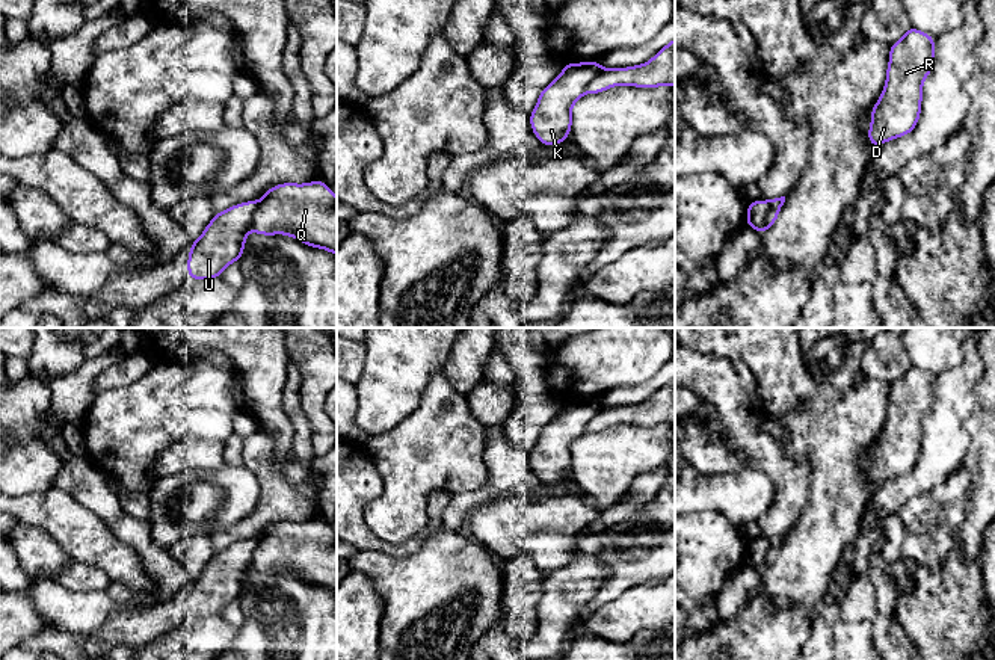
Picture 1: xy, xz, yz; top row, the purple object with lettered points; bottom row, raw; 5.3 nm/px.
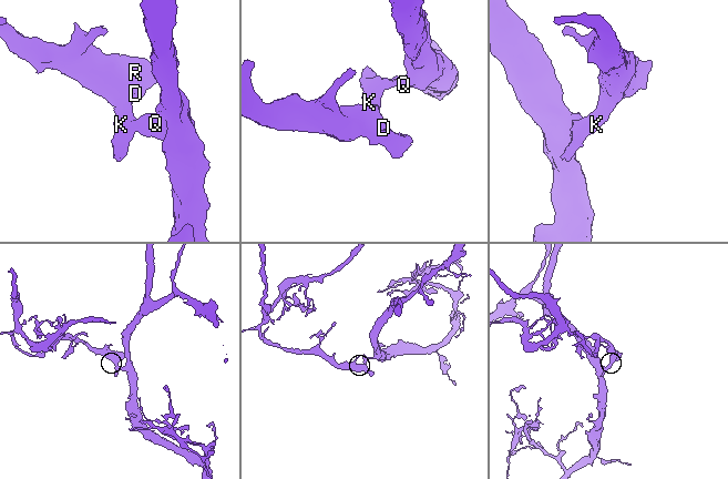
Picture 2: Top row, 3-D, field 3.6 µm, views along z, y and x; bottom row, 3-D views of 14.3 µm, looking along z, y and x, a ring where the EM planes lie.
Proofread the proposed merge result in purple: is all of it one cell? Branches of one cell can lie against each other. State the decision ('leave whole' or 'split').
split

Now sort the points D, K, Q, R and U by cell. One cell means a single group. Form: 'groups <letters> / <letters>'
groups D K R U / Q

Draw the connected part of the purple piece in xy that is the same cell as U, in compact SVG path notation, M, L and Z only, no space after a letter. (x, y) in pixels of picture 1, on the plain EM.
M249 539L216 551L201 575L190 583L187 598L187 610L190 618L220 616L226 604L242 597L255 547L257 539Z

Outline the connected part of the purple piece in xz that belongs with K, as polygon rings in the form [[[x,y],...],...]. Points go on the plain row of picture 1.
[[[598,399],[583,402],[565,402],[560,414],[542,427],[541,435],[530,452],[530,464],[533,471],[538,474],[541,483],[559,483],[569,476],[572,464],[572,444],[587,430],[587,421],[592,420],[602,405]]]

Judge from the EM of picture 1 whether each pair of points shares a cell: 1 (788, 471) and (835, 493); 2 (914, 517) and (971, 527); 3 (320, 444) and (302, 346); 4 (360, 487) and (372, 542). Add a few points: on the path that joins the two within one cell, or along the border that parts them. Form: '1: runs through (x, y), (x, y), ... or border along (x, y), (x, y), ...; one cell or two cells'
1: runs through (800, 471), (813, 474), (823, 485); one cell
2: border along (968, 490), (958, 547); two cells
3: runs through (319, 420), (314, 413), (314, 370); one cell
4: runs through (355, 500), (355, 526), (358, 529); one cell

